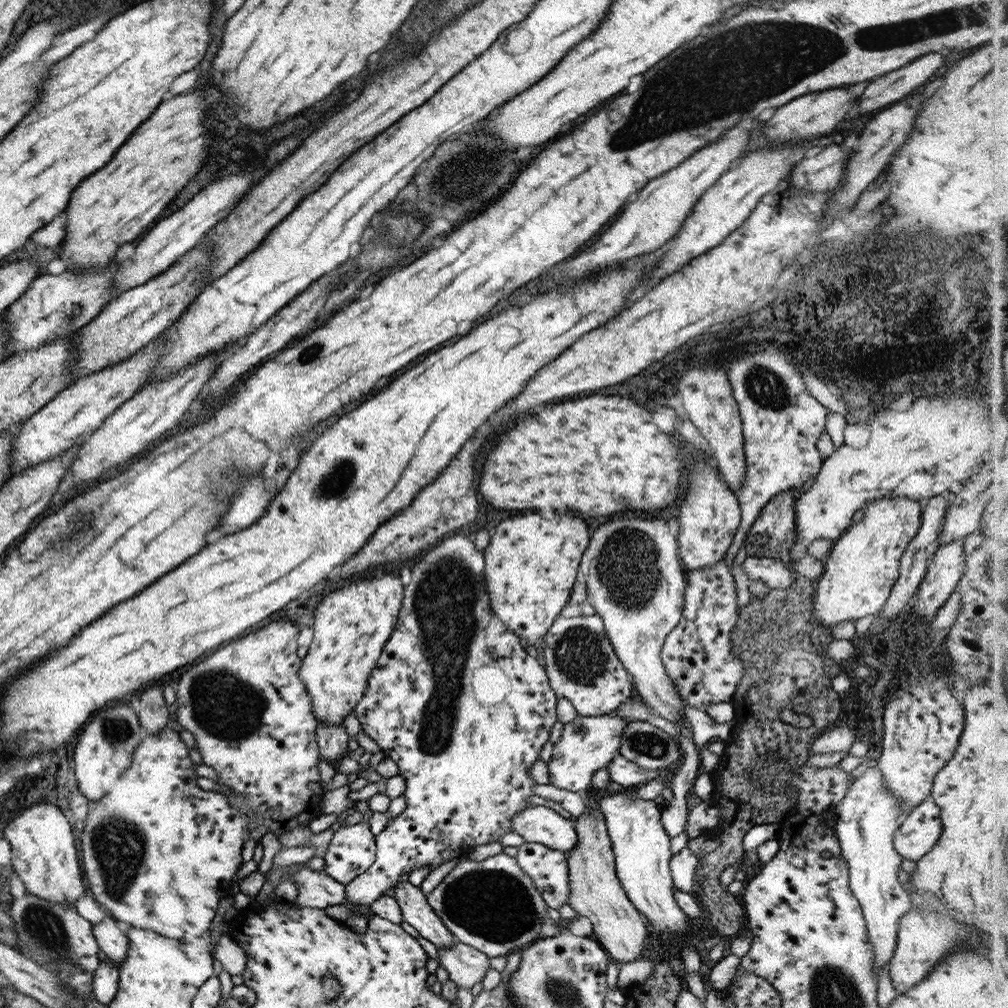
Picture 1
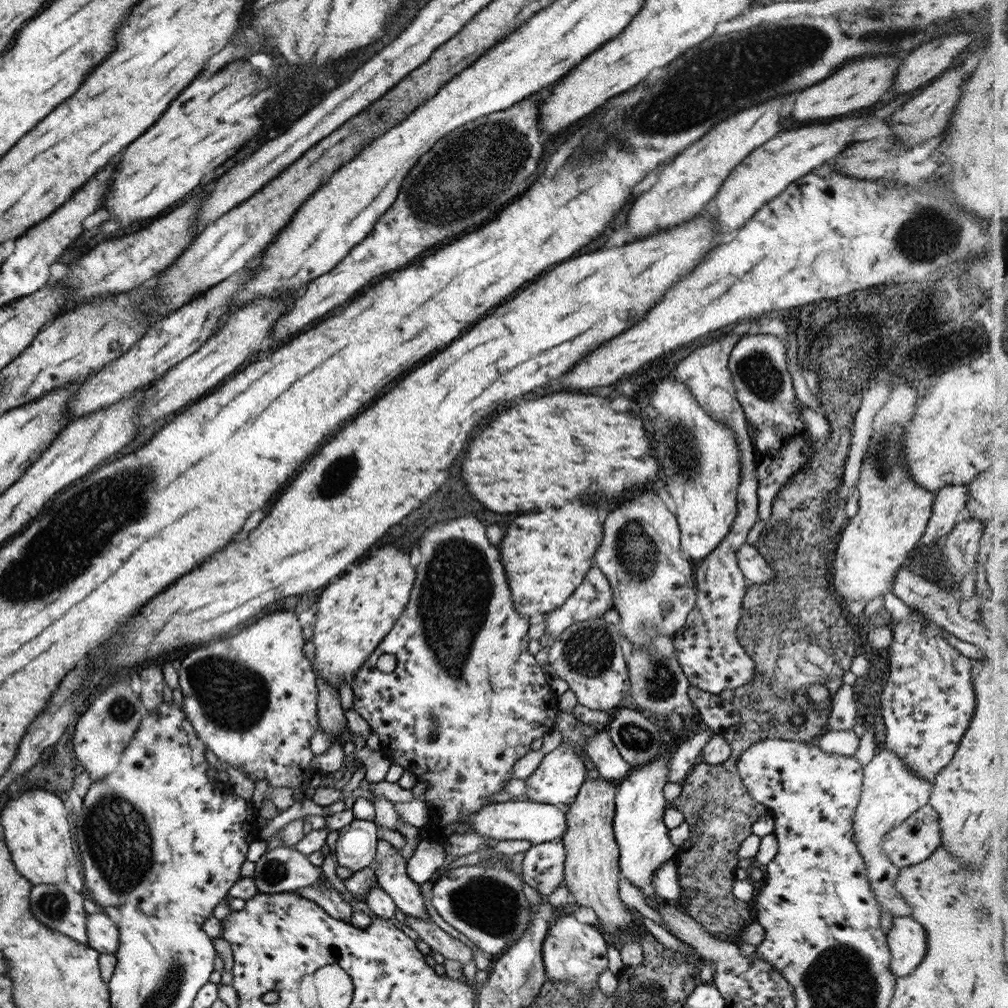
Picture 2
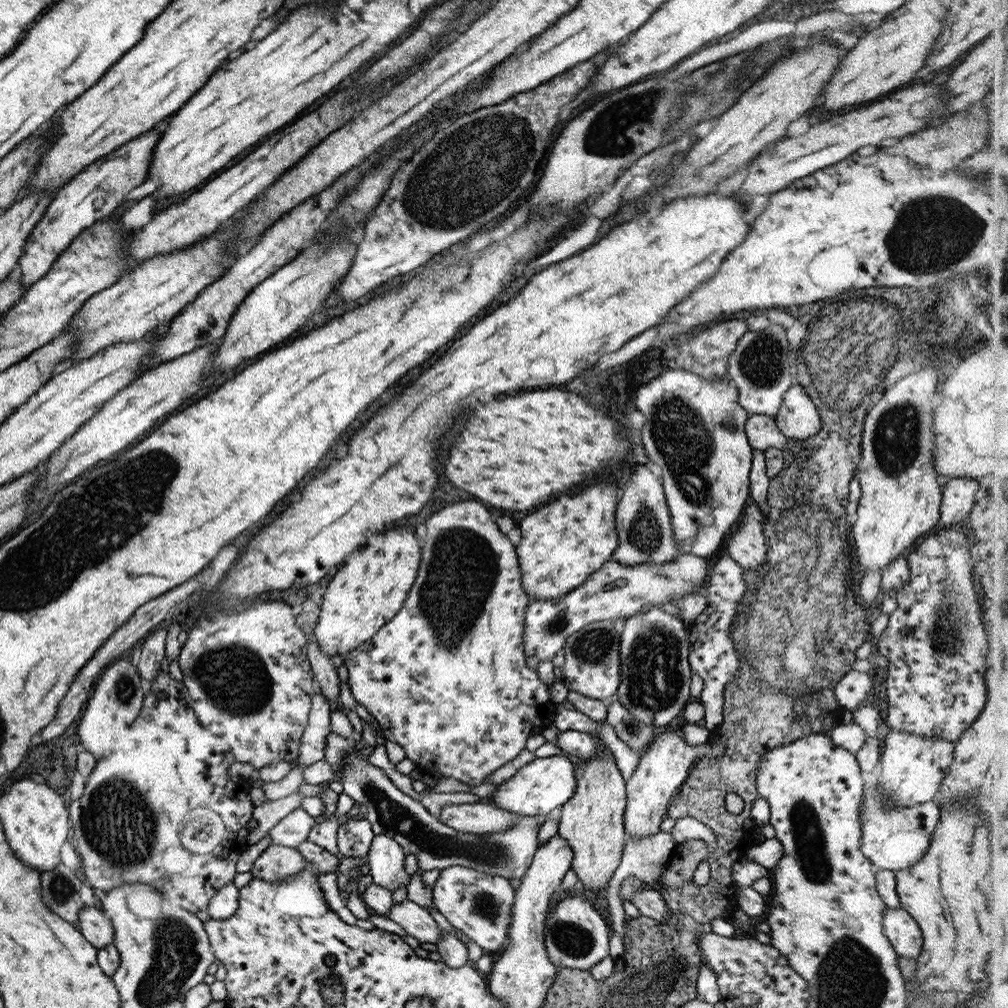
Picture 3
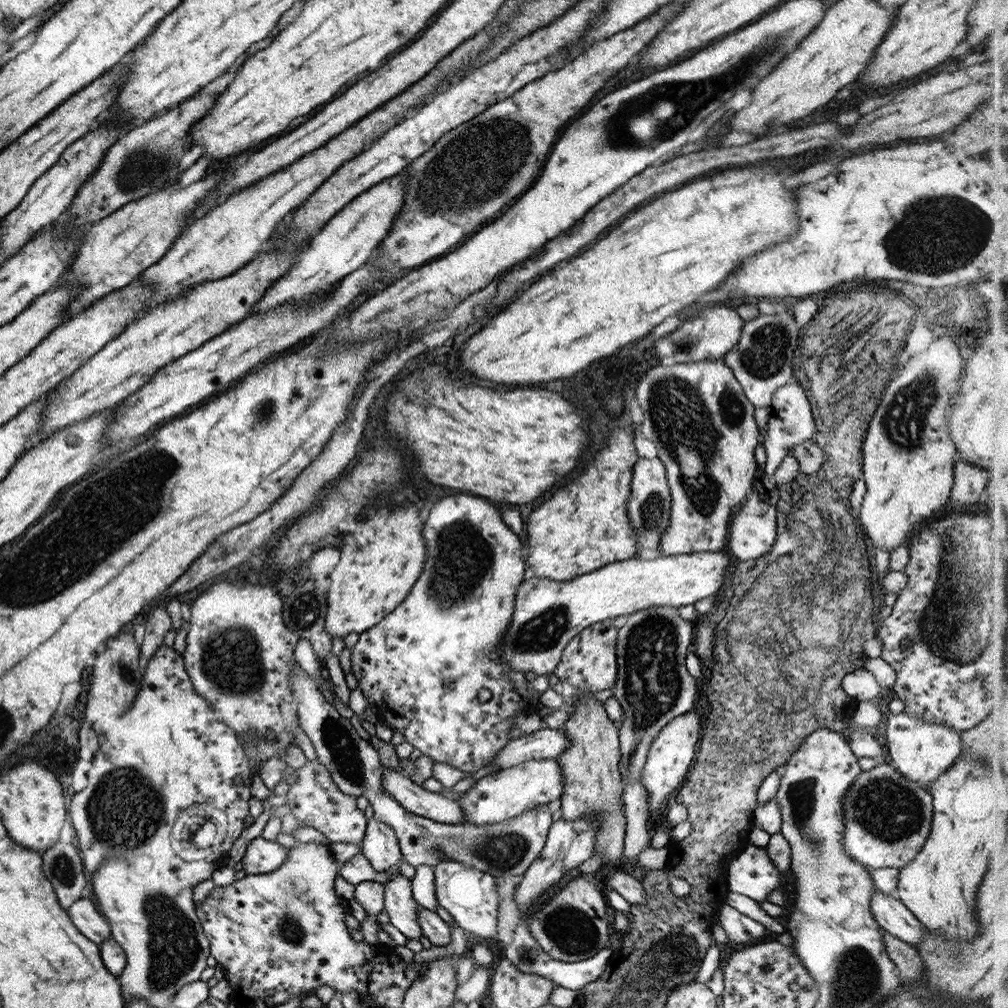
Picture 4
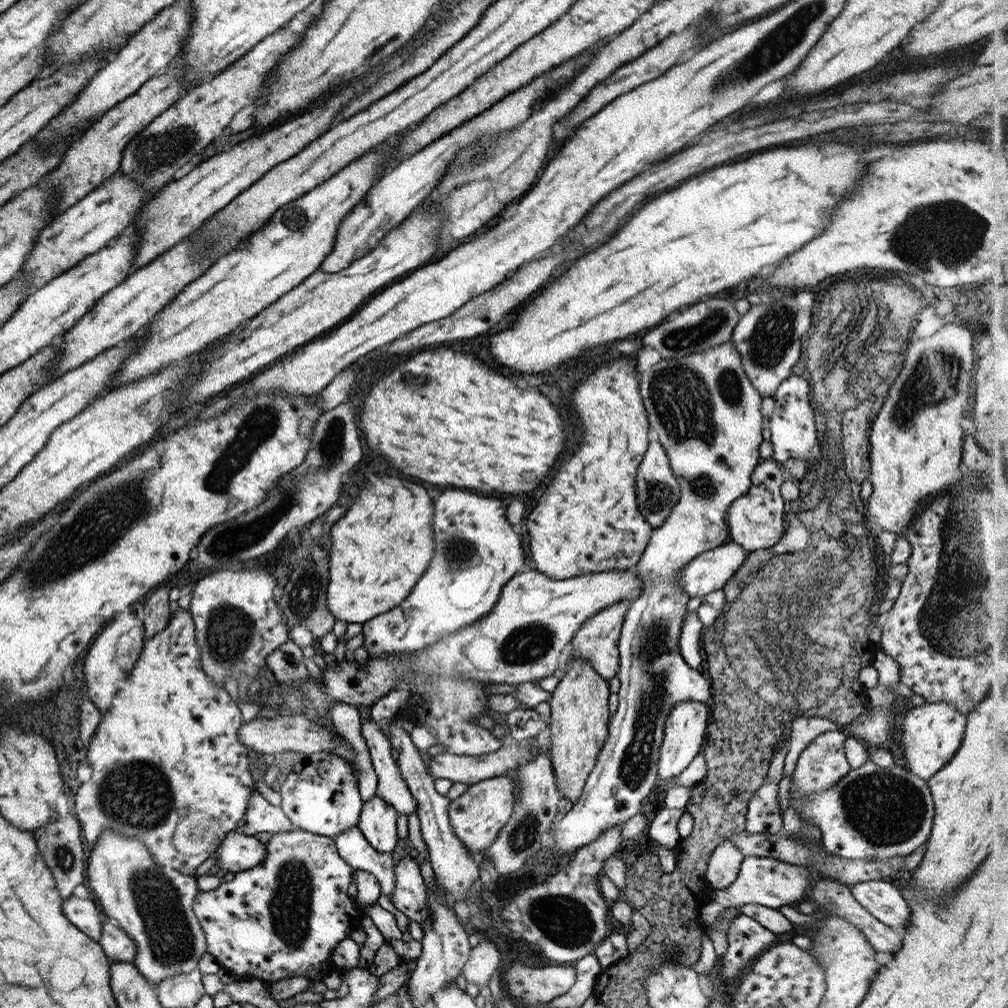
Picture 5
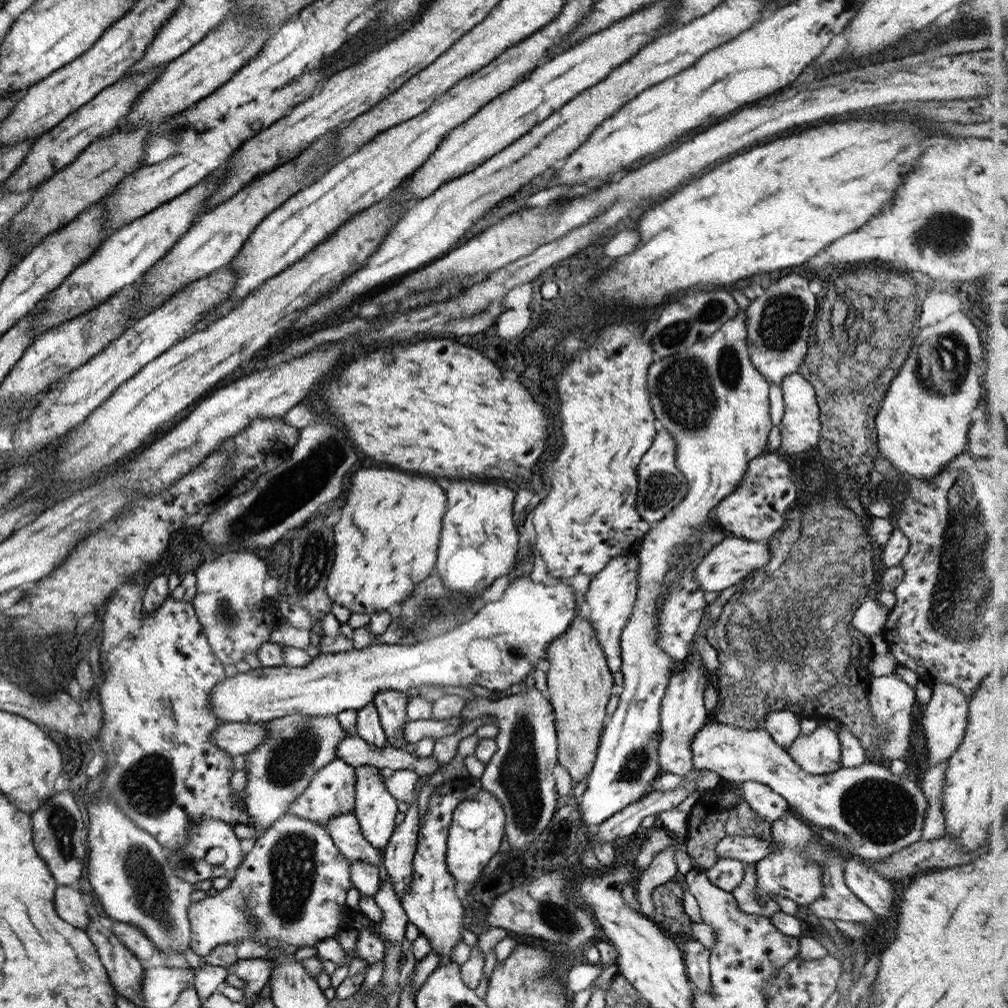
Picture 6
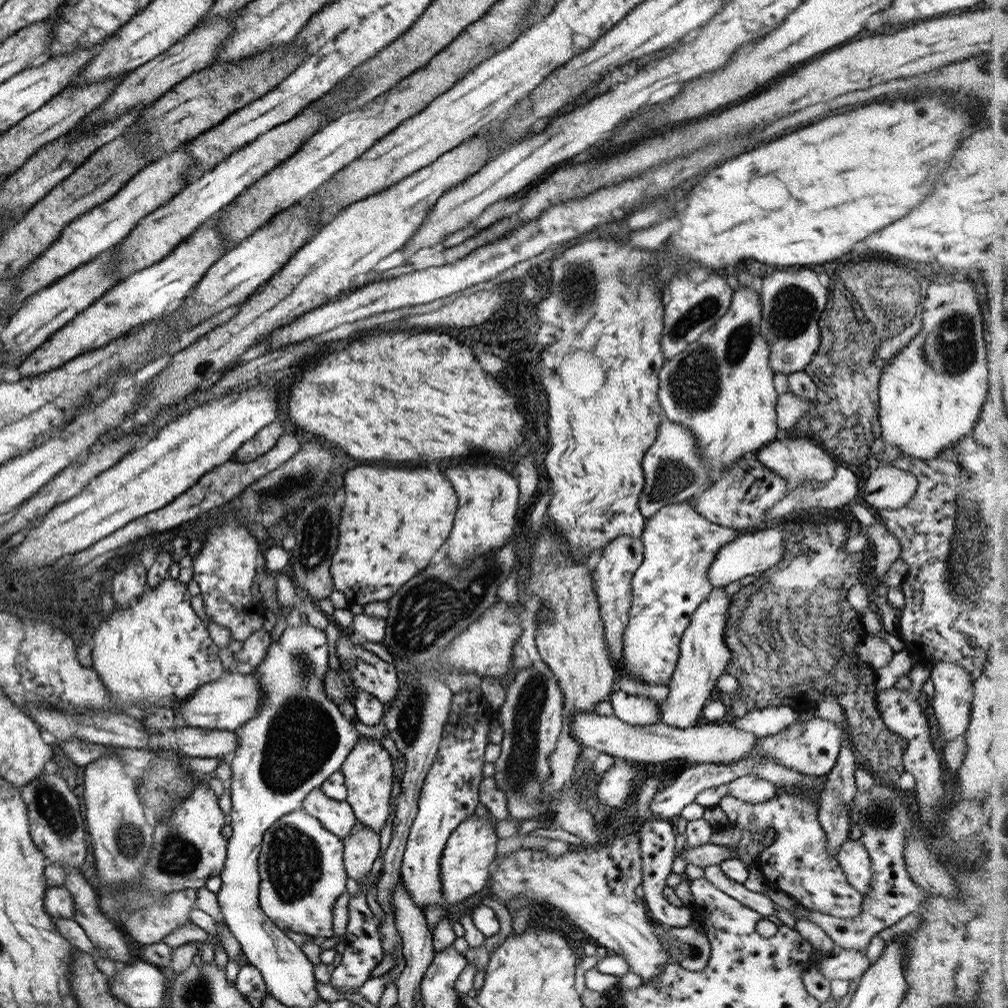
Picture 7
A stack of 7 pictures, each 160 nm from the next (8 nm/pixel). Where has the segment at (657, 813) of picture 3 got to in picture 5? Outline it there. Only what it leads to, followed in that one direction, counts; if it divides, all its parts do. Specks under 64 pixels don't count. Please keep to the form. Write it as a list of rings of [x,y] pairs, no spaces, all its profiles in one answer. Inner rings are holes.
[[[695,700],[679,702],[665,717],[662,741],[658,750],[657,781],[677,778],[689,762],[703,750],[703,735],[707,726],[707,708]]]

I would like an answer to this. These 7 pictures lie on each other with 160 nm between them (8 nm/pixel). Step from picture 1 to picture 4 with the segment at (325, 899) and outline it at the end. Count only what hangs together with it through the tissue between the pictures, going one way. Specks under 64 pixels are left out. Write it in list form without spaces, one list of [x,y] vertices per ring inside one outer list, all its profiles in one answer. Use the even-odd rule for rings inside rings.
[[[255,837],[247,844],[240,859],[242,869],[247,875],[271,872],[285,860],[286,850],[275,841]]]

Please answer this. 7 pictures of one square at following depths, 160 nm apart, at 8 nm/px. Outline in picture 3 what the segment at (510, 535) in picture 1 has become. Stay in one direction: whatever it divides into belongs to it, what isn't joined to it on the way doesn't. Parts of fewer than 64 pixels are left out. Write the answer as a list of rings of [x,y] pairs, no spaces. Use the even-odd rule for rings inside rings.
[[[597,482],[575,496],[547,504],[519,522],[525,540],[517,544],[521,586],[527,597],[555,600],[579,586],[592,572],[607,562],[618,545],[614,512],[617,486],[613,482]]]

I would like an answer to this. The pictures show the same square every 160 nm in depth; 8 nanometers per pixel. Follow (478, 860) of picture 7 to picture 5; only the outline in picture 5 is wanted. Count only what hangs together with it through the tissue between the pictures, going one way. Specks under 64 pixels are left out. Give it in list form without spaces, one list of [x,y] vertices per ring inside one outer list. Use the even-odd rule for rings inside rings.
[[[506,775],[481,780],[469,785],[465,792],[450,800],[448,821],[453,834],[464,844],[466,849],[476,858],[477,852],[487,848],[503,828],[512,811],[516,799],[517,779]]]

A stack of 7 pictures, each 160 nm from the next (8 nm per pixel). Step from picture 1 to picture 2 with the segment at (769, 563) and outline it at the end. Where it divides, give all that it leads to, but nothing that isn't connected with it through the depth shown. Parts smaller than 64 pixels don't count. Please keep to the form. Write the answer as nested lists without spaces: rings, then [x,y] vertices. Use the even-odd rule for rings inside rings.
[[[743,543],[735,553],[738,567],[747,583],[763,583],[773,578],[773,570],[752,544]]]

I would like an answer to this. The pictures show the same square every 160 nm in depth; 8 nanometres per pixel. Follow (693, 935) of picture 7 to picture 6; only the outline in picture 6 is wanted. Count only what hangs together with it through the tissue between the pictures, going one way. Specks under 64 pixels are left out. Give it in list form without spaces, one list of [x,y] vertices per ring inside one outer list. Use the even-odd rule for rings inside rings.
[[[679,937],[674,941],[683,957],[688,980],[694,988],[701,992],[710,993],[710,967],[708,962],[710,950],[694,938]]]

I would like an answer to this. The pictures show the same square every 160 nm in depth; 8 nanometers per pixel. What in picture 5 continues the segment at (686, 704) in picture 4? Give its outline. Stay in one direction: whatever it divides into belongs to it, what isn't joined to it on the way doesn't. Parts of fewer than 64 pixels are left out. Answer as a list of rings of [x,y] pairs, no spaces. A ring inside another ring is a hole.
[[[731,340],[681,358],[661,359],[640,375],[638,387],[641,400],[650,427],[657,433],[657,440],[667,455],[680,495],[664,522],[652,529],[648,544],[632,567],[644,585],[638,597],[629,603],[618,637],[618,670],[615,677],[620,685],[617,709],[609,717],[607,738],[597,753],[595,766],[587,776],[581,794],[563,818],[553,825],[551,834],[547,835],[547,839],[551,840],[554,858],[572,855],[584,844],[595,840],[603,830],[623,824],[634,814],[639,814],[643,808],[641,799],[651,793],[658,782],[658,750],[665,717],[679,702],[695,700],[704,704],[710,699],[709,681],[702,678],[699,669],[689,668],[679,655],[679,630],[689,597],[680,587],[678,576],[680,570],[695,556],[722,545],[728,538],[725,511],[732,500],[747,492],[751,484],[751,471],[761,460],[758,449],[759,443],[763,441],[760,413],[762,398],[747,378],[739,353]]]

